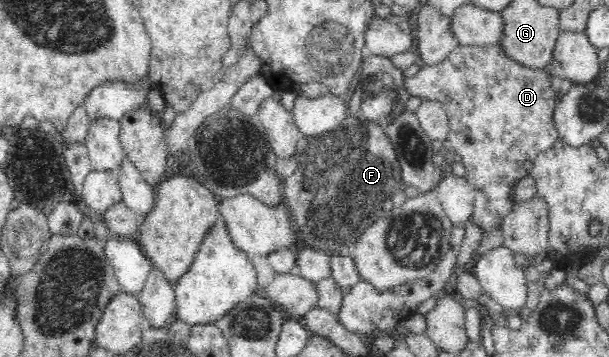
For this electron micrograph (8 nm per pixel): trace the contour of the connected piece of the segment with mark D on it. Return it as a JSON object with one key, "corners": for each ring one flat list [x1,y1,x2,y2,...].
{"corners":[[498,44,484,45,484,46,462,46,456,45,446,58,443,58,439,63,434,65,425,65,420,68,417,74,414,74,412,78,403,78,403,89,414,98,421,98,423,100,440,100,444,107,446,104,452,108,454,106,454,116,460,118,460,126,449,126,450,130,447,139,452,143,452,152,461,156,461,162,465,166,465,179,475,188,475,199,473,204,473,213,470,216,470,220,480,227,483,234,486,234,490,229,498,228,502,223,503,218,510,212,510,209,514,206,514,201,510,199,512,194,510,186,516,182,516,180,524,177,527,173,524,169,526,162,534,162,534,159,542,152,542,150,548,150,548,148,556,144,558,138,560,138,558,131,555,129,553,123,553,110,555,104,558,101,559,94,555,93,549,84,551,74,547,69,532,69,526,68,510,60,507,56,503,56,501,48]]}

